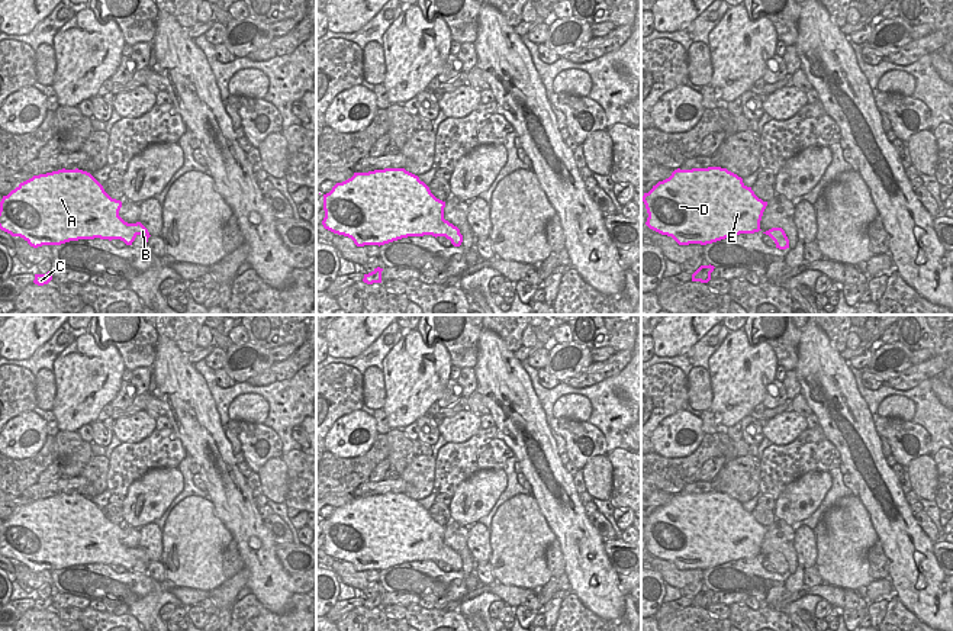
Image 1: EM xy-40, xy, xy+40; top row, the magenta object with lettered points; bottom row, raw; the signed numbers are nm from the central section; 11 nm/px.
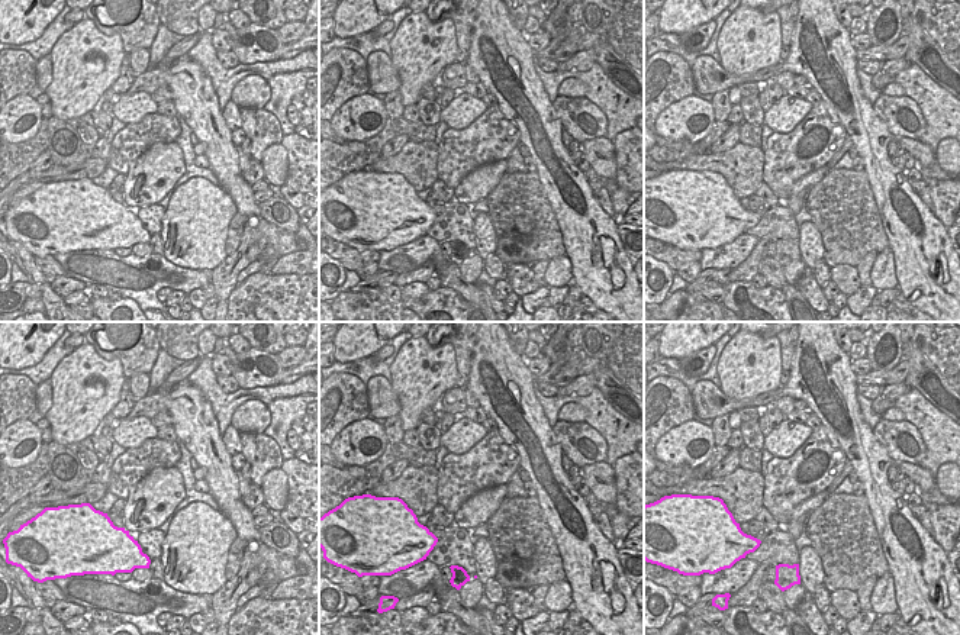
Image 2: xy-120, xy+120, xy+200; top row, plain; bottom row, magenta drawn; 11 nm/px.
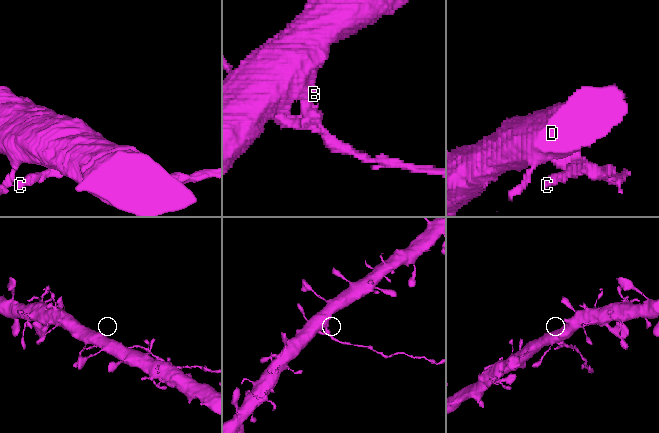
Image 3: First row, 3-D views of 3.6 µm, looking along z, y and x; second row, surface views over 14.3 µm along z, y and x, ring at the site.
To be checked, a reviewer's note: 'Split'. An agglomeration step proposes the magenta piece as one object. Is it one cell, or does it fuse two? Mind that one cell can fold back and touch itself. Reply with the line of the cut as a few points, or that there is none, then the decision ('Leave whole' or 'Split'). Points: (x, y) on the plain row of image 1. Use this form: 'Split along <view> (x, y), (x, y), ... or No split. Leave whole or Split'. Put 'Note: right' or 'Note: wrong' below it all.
Split along xy+40 (784, 556), (773, 564). Split
Note: right

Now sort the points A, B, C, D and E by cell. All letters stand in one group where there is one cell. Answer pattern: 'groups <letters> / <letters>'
groups A B D E / C

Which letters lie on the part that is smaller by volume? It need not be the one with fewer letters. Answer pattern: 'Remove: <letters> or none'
Remove: C

